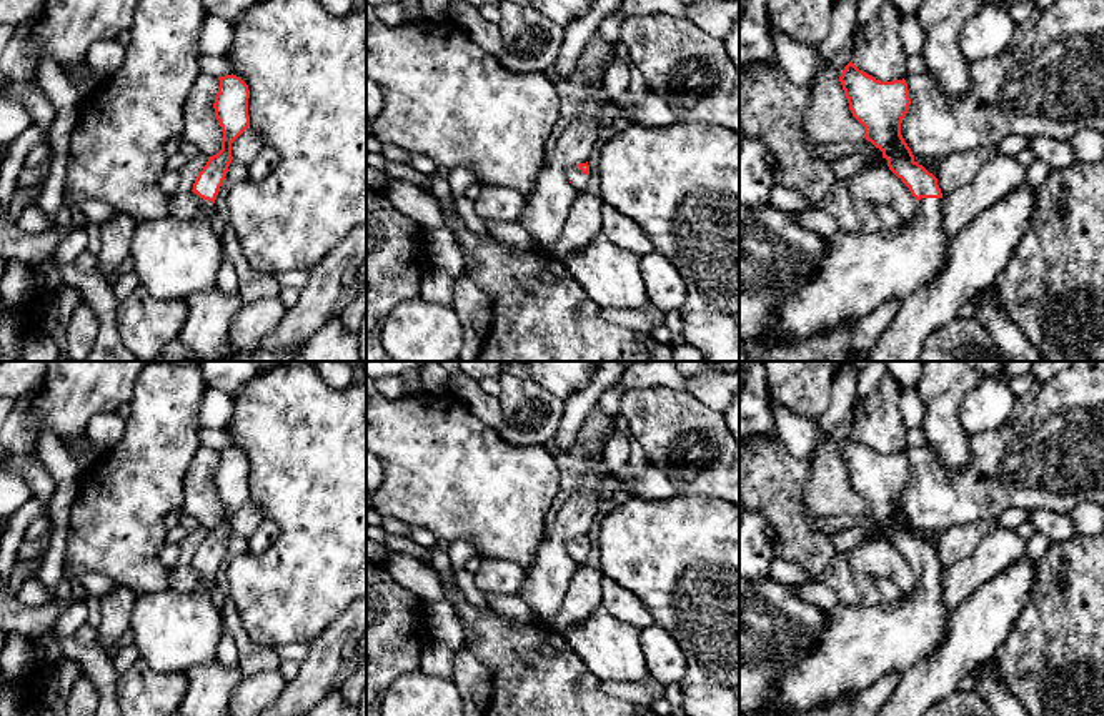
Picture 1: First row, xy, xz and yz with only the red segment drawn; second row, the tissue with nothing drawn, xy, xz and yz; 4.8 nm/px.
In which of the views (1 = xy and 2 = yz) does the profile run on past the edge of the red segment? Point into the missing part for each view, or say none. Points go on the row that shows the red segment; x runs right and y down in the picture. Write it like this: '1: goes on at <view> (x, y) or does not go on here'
1: goes on at xy (174, 258)
2: goes on at yz (860, 272)

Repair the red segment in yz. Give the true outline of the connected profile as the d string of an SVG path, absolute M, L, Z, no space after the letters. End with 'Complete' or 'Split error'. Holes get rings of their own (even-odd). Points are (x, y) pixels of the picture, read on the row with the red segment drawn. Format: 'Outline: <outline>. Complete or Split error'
Outline: M853 60L844 67L839 82L853 117L864 127L864 138L883 152L889 170L903 180L916 200L911 221L874 233L836 233L826 240L828 250L814 278L793 296L781 301L771 331L758 341L764 348L803 343L826 335L844 323L873 313L881 305L904 301L929 283L944 266L952 238L941 223L941 188L937 178L914 160L901 135L911 98L906 80L881 82L859 70Z. Split error

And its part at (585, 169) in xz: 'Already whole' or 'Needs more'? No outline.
Needs more

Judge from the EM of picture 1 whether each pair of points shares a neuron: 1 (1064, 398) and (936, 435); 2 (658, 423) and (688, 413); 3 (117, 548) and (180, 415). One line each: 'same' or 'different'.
1: different
2: same
3: same

